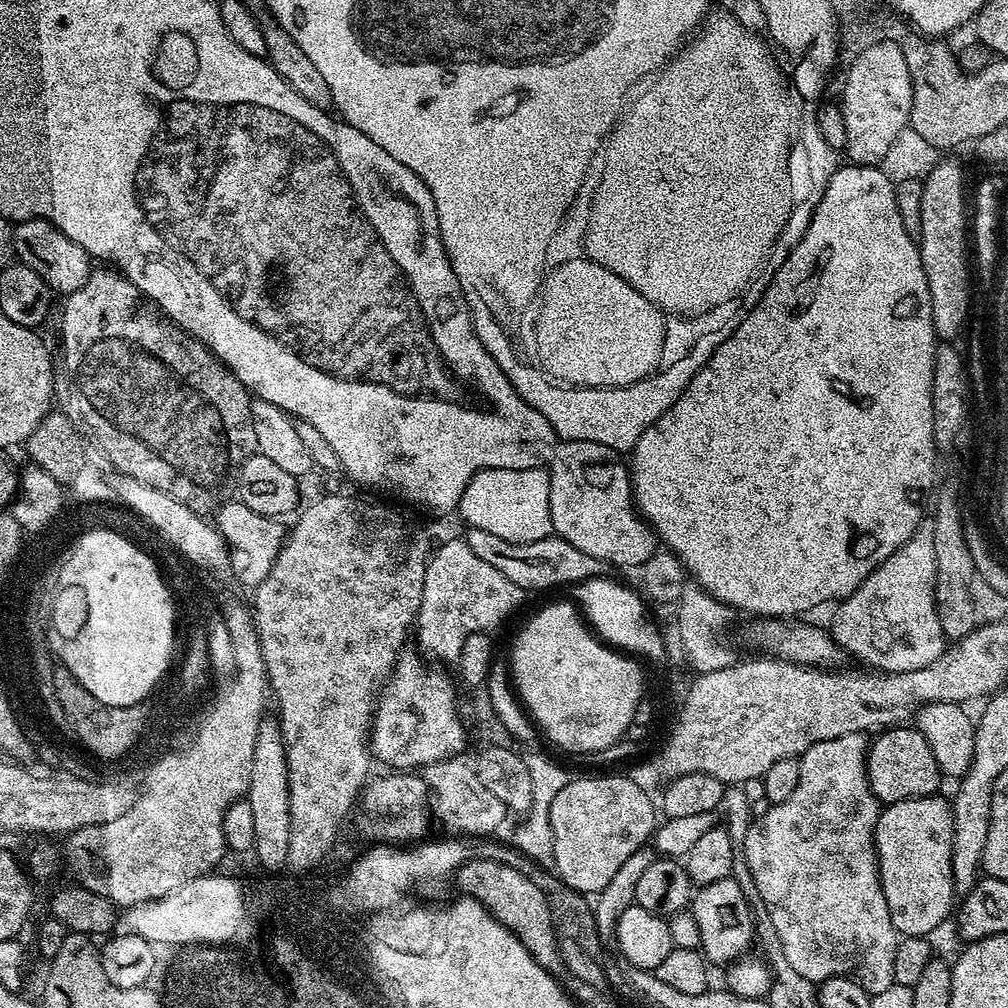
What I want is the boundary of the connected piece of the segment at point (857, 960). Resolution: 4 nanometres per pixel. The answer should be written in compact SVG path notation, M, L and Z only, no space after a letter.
M865 733L842 734L842 738L830 738L826 742L818 742L810 746L803 756L799 757L800 773L798 787L794 794L786 798L786 802L771 805L764 817L757 819L748 827L746 834L745 852L750 874L766 904L766 910L778 932L787 961L803 978L819 984L830 977L851 976L868 992L869 995L883 992L894 984L894 956L900 941L900 935L890 919L890 906L886 906L886 894L882 894L880 885L880 867L876 861L876 823L880 817L881 803L870 790L868 781L868 745L869 737Z

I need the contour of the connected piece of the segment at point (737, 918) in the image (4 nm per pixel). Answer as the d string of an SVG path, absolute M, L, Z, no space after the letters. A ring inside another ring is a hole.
M729 878L699 885L695 889L690 911L694 922L698 922L700 935L699 951L704 953L709 965L728 966L733 961L740 959L747 953L748 947L753 947L753 918L751 908L742 894L738 882Z

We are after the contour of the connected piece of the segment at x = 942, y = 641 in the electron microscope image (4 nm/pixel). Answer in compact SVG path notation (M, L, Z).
M931 519L921 520L918 530L886 562L882 562L849 596L835 605L830 631L834 642L849 657L865 660L865 665L881 672L909 672L930 666L946 650L946 637L936 613L936 567L934 566L934 530Z

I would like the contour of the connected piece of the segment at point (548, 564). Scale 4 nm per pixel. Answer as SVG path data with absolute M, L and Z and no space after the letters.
M468 528L463 533L464 543L474 550L477 558L482 558L489 566L494 566L494 570L506 574L510 582L514 582L519 588L531 590L531 588L560 588L563 584L573 586L582 583L584 580L603 577L606 566L598 558L586 554L583 550L578 550L578 546L570 546L558 535L547 536L538 542L526 542L525 544L515 544L506 542L506 538L498 538L495 534L490 534L486 530Z

